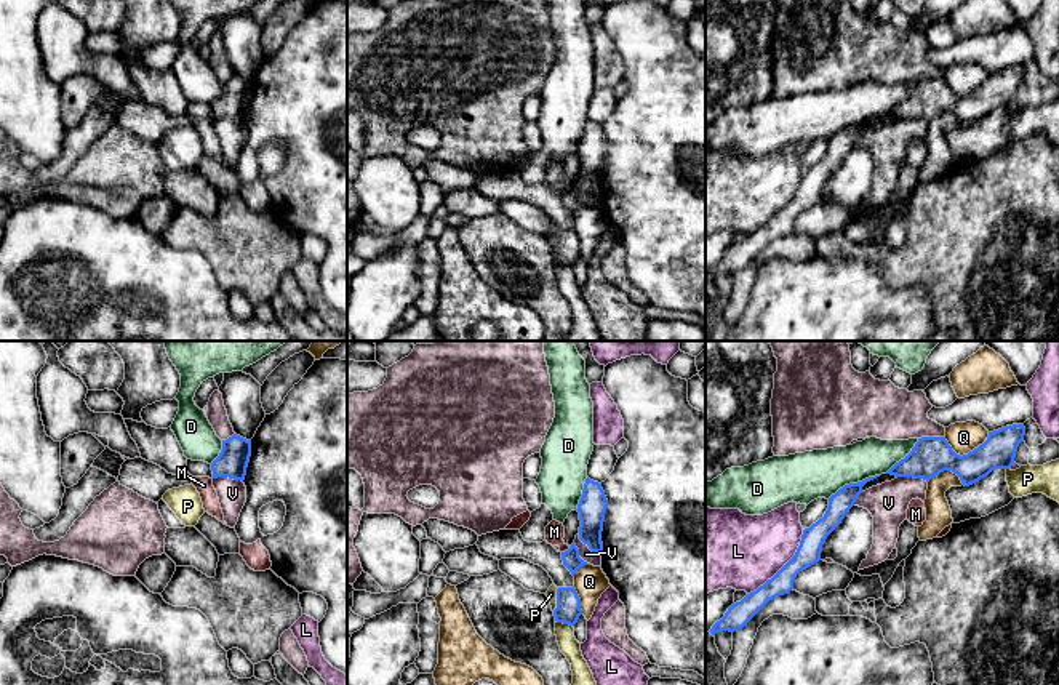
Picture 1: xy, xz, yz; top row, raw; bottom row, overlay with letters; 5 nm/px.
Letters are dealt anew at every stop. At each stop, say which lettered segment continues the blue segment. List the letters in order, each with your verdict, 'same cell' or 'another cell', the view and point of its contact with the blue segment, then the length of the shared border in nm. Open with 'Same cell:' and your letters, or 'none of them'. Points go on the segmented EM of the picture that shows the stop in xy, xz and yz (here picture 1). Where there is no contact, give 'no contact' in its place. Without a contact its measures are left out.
Same cell: none of them
D: another cell; contact yz (853, 484); length 300 nm
L: another cell; contact yz (784, 565); length 440 nm
M: another cell; contact xz (565, 551); length 60 nm
P: another cell; contact xz (557, 599); length 120 nm
Q: another cell; contact yz (968, 453); length 240 nm
V: another cell; contact xy (227, 476); length 150 nm

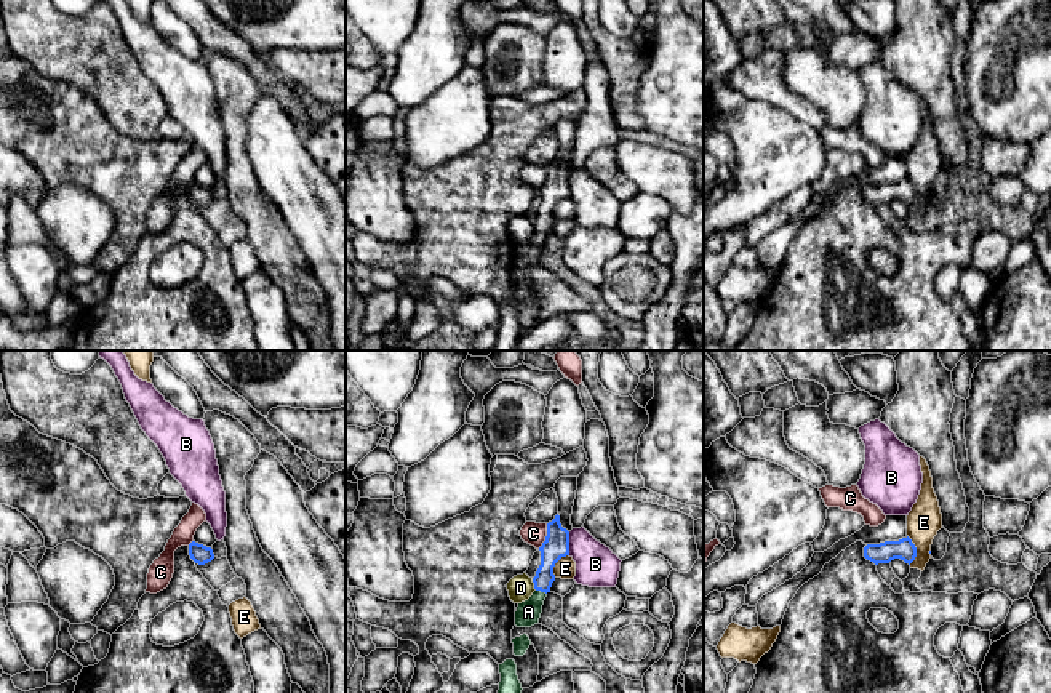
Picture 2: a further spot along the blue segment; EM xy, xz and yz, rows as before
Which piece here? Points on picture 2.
Same cell: A
A: same cell; contact xz (541, 591); length 60 nm
B: another cell; contact xz (568, 543); length 120 nm
C: another cell; contact xz (546, 536); length 140 nm
D: another cell; contact xz (535, 584); length 70 nm
E: another cell; contact yz (915, 549); length 150 nm

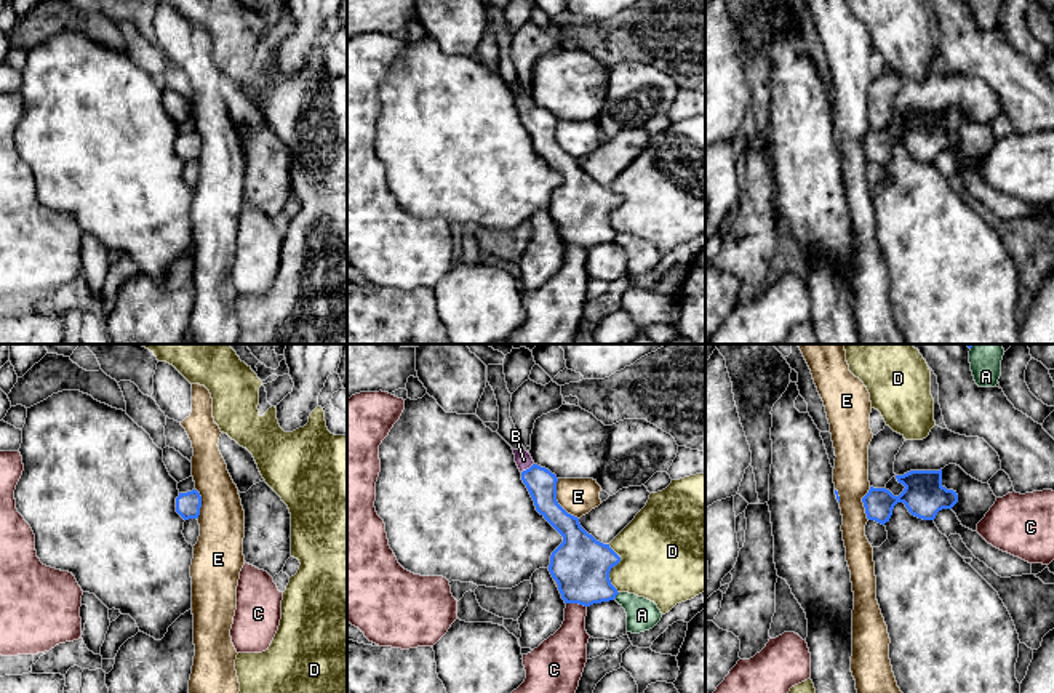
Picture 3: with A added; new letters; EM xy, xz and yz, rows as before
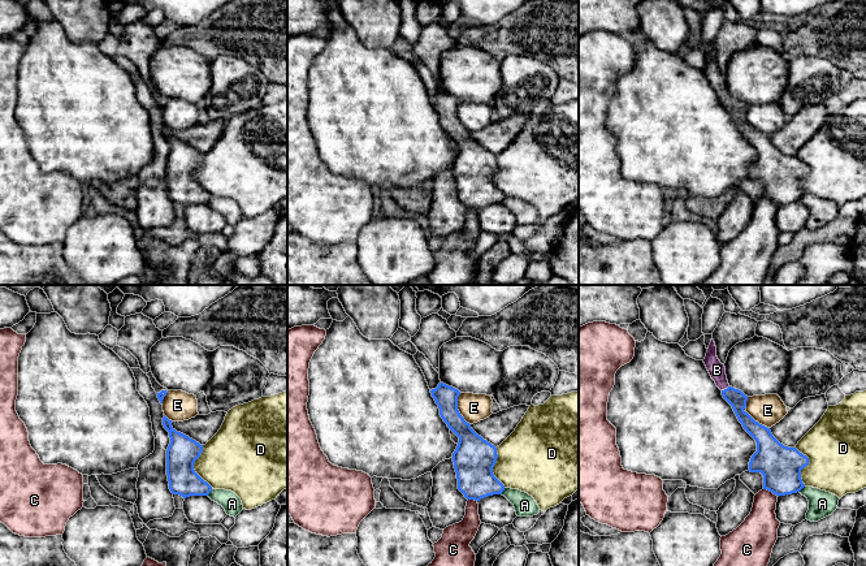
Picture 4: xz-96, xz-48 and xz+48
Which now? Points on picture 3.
Same cell: B
A: another cell; contact xz (616, 594); length 50 nm
B: same cell; contact xz (526, 469); length 80 nm
C: another cell; contact xz (576, 602); length 110 nm
D: another cell; contact xz (611, 567); length 260 nm
E: another cell; contact xz (557, 501); length 240 nm

